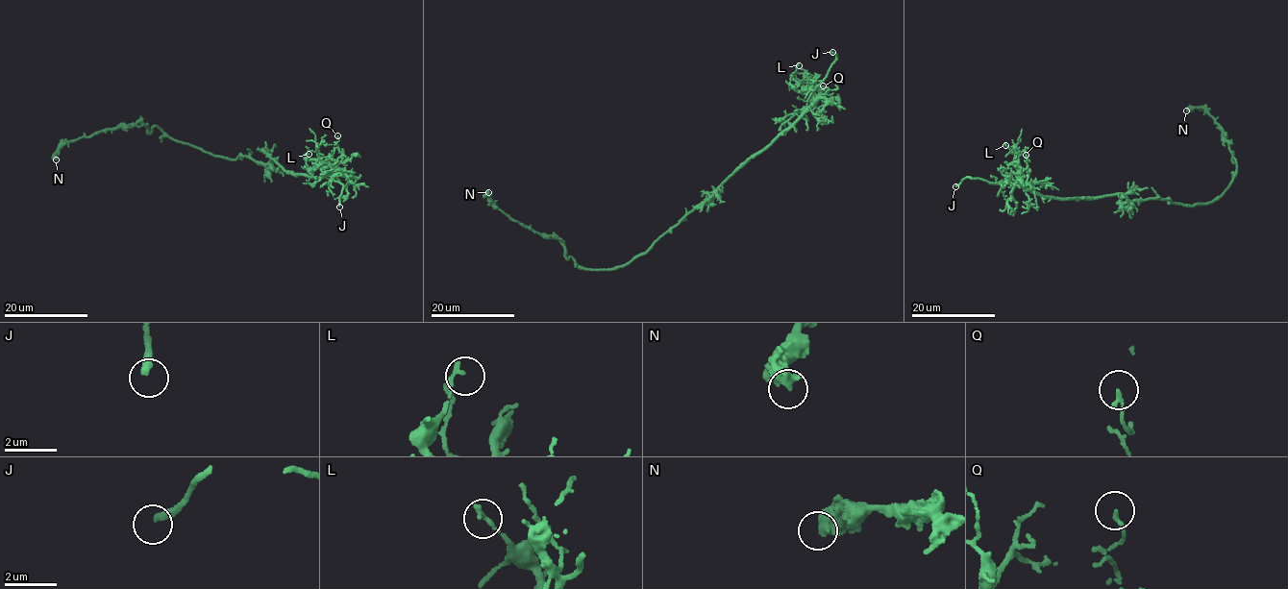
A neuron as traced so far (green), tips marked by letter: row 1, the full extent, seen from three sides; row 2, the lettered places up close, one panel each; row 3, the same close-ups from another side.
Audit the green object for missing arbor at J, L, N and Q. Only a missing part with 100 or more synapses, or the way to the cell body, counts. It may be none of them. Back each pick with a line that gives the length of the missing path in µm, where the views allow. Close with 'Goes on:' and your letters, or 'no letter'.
J: missing 50 µm
Goes on: J

